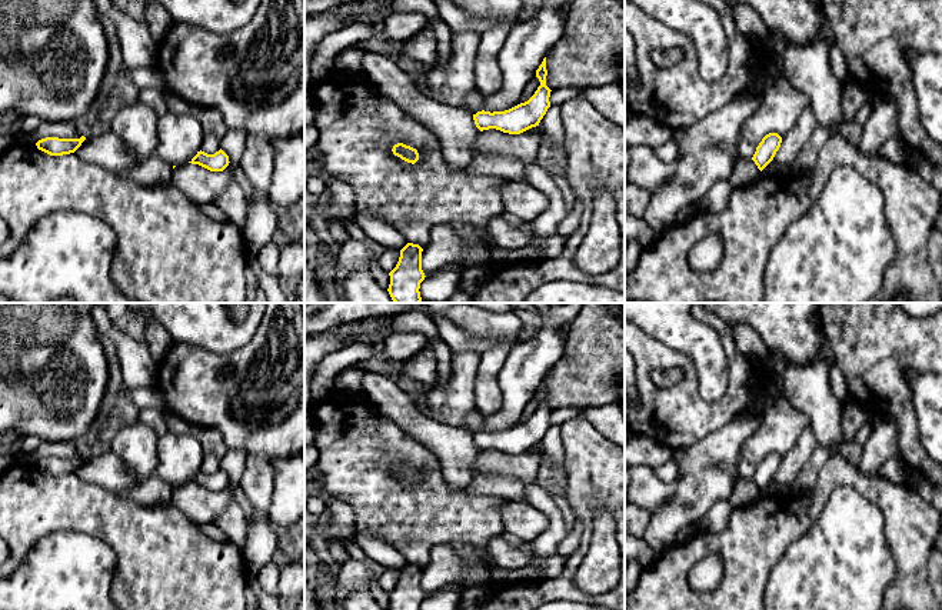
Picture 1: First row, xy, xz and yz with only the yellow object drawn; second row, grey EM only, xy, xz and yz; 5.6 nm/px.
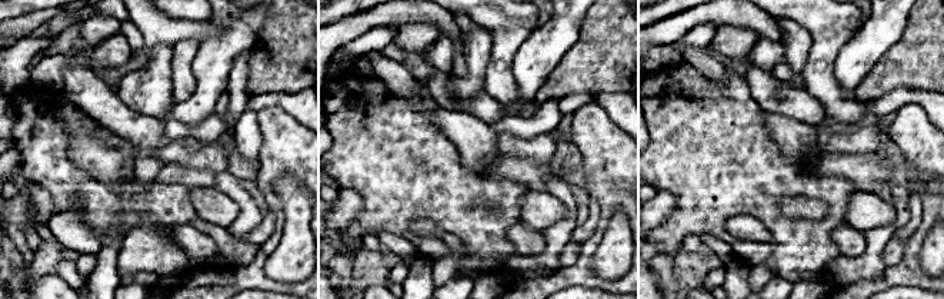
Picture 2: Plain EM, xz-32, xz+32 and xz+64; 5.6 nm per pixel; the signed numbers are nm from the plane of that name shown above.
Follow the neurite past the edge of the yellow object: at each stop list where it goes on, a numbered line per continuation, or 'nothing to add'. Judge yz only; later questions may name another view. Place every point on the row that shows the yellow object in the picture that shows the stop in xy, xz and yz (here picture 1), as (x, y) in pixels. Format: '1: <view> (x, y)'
nothing to add

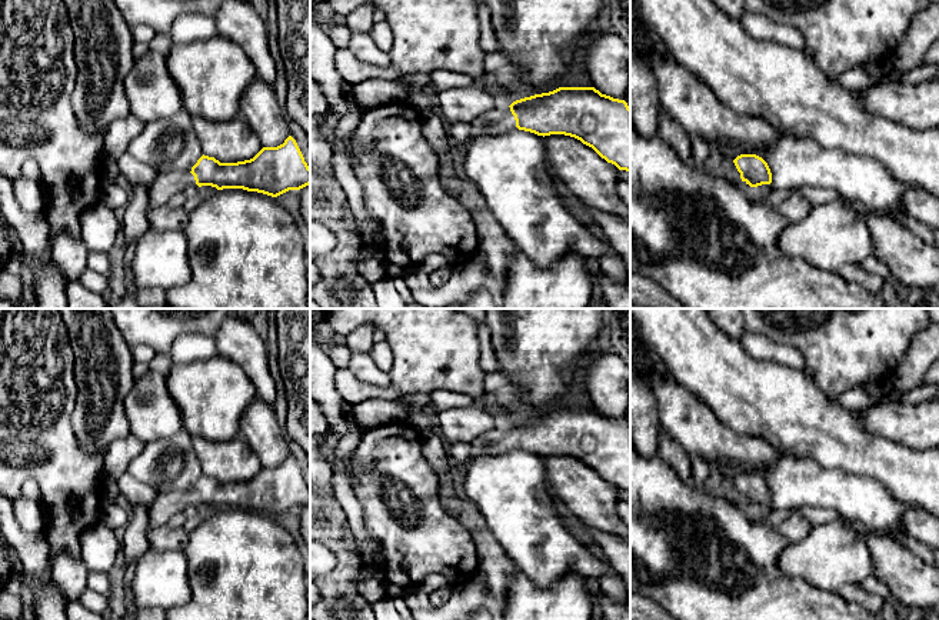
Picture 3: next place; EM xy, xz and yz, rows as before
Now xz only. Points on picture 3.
1: xz (496, 120)

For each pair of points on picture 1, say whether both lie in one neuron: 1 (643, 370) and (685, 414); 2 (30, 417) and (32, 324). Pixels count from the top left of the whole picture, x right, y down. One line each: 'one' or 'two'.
1: one
2: one

